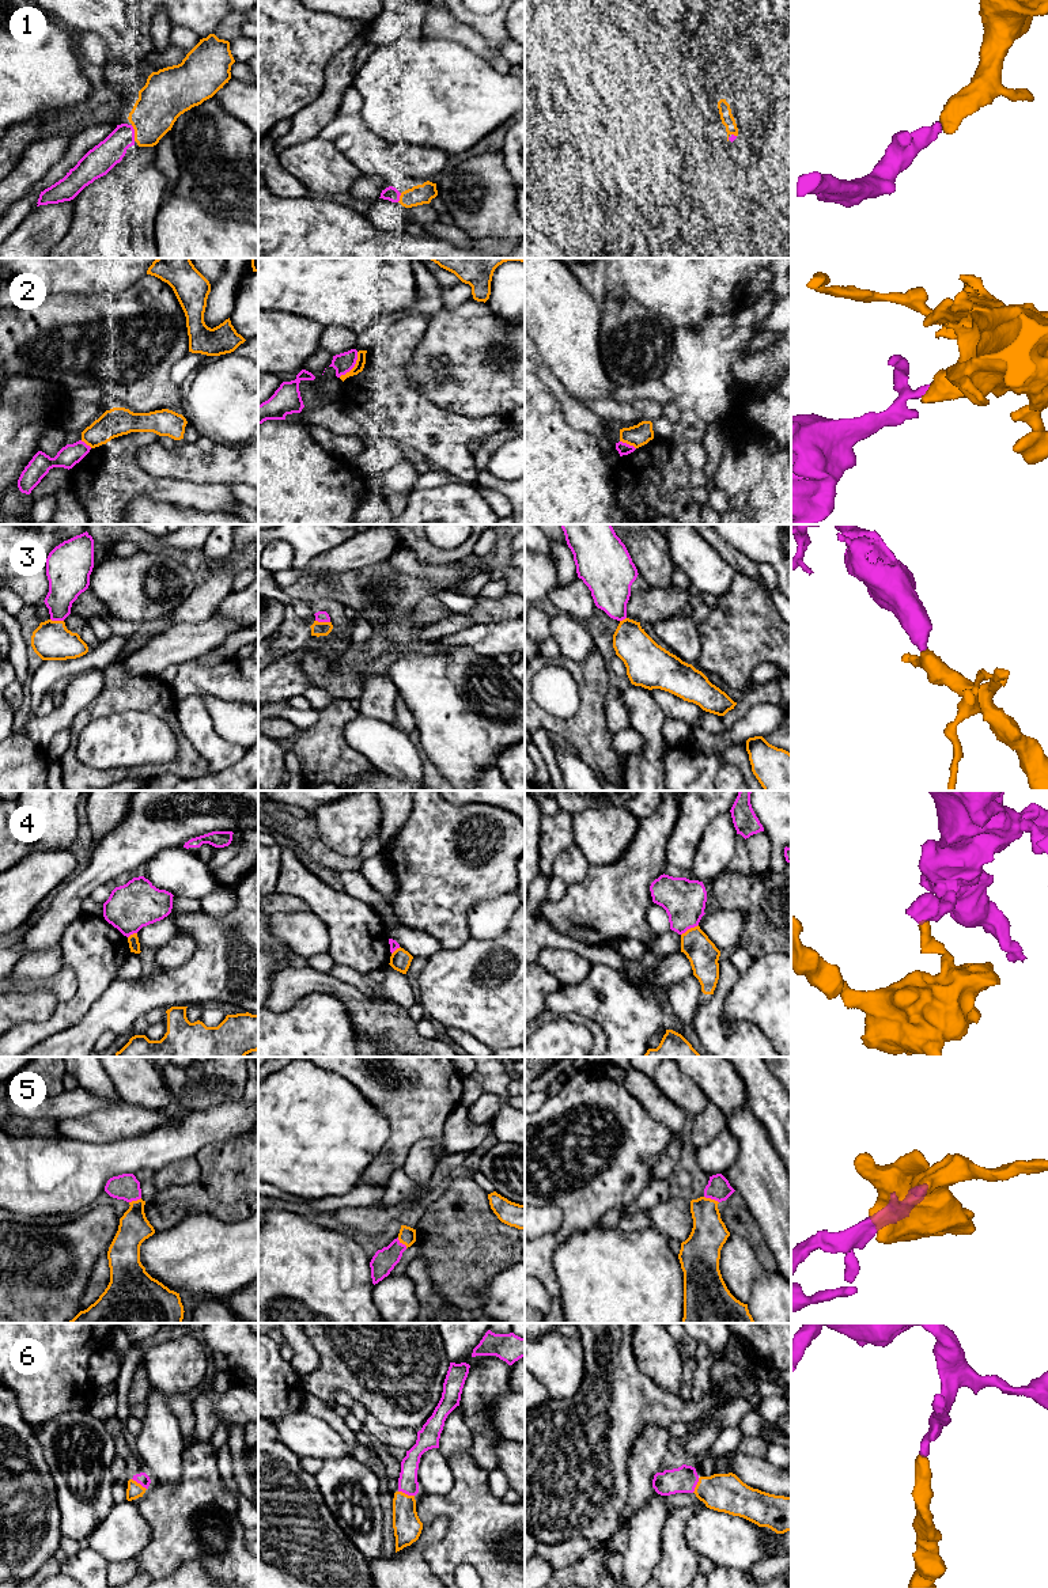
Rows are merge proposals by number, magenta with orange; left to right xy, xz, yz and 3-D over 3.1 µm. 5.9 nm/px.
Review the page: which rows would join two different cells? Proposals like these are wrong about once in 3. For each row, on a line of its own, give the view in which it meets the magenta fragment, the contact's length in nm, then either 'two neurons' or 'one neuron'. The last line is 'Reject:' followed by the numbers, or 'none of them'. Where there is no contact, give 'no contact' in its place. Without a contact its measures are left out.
1: contact in xy; length 100 nm; one neuron
2: contact in xz; length 190 nm; two neurons
3: contact in xz; length 90 nm; one neuron
4: contact in yz; length 120 nm; two neurons
5: contact in yz; length 100 nm; one neuron
6: contact in xz; length 100 nm; one neuron
Reject: 2, 4

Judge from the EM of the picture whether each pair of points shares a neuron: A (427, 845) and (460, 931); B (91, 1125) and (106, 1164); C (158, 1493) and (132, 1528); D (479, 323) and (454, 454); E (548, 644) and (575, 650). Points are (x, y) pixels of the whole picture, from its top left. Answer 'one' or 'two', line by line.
A: one
B: two
C: two
D: two
E: two

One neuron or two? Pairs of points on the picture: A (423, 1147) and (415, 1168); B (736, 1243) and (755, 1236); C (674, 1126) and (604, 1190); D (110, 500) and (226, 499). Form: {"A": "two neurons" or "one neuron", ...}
{"A": "one neuron", "B": "two neurons", "C": "two neurons", "D": "one neuron"}

